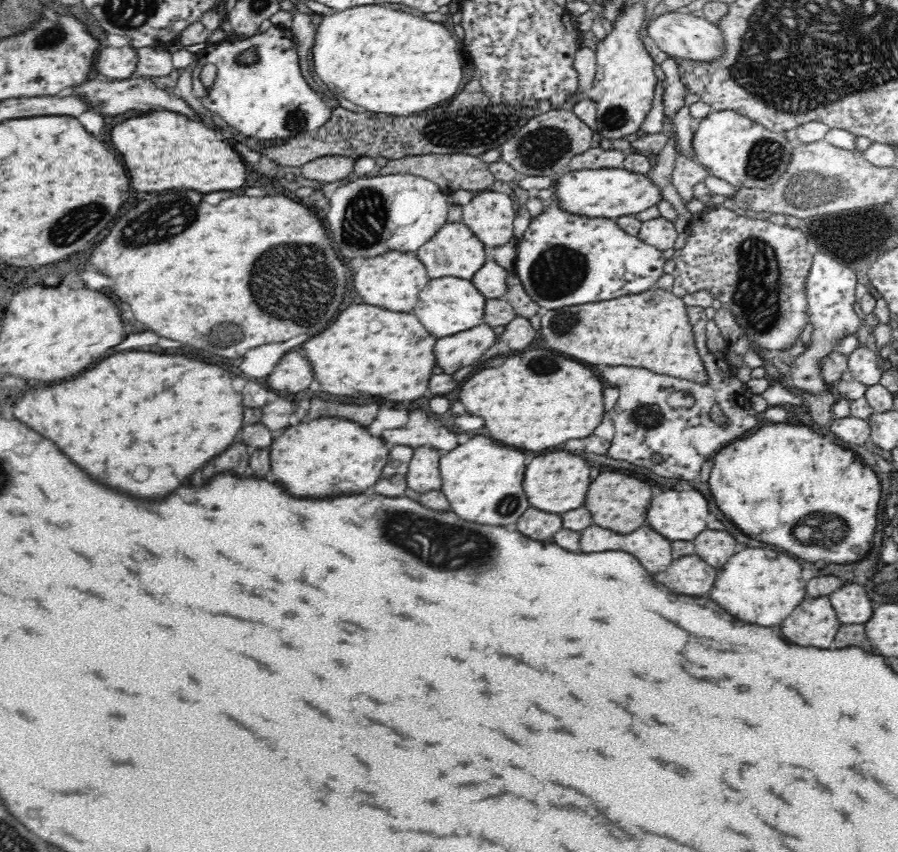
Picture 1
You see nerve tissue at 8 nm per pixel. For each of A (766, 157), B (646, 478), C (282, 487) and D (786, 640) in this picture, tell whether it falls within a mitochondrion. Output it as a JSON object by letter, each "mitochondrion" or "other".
{"A":"mitochondrion","B":"other","C":"other","D":"other"}

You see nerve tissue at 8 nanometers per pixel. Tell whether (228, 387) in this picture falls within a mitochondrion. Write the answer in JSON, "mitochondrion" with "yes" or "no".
{"mitochondrion":"no"}

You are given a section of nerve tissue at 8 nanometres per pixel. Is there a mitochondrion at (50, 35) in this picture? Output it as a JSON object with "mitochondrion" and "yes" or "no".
{"mitochondrion":"yes"}

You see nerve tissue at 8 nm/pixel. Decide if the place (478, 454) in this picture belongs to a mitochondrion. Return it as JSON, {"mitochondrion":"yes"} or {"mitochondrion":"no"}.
{"mitochondrion":"no"}

